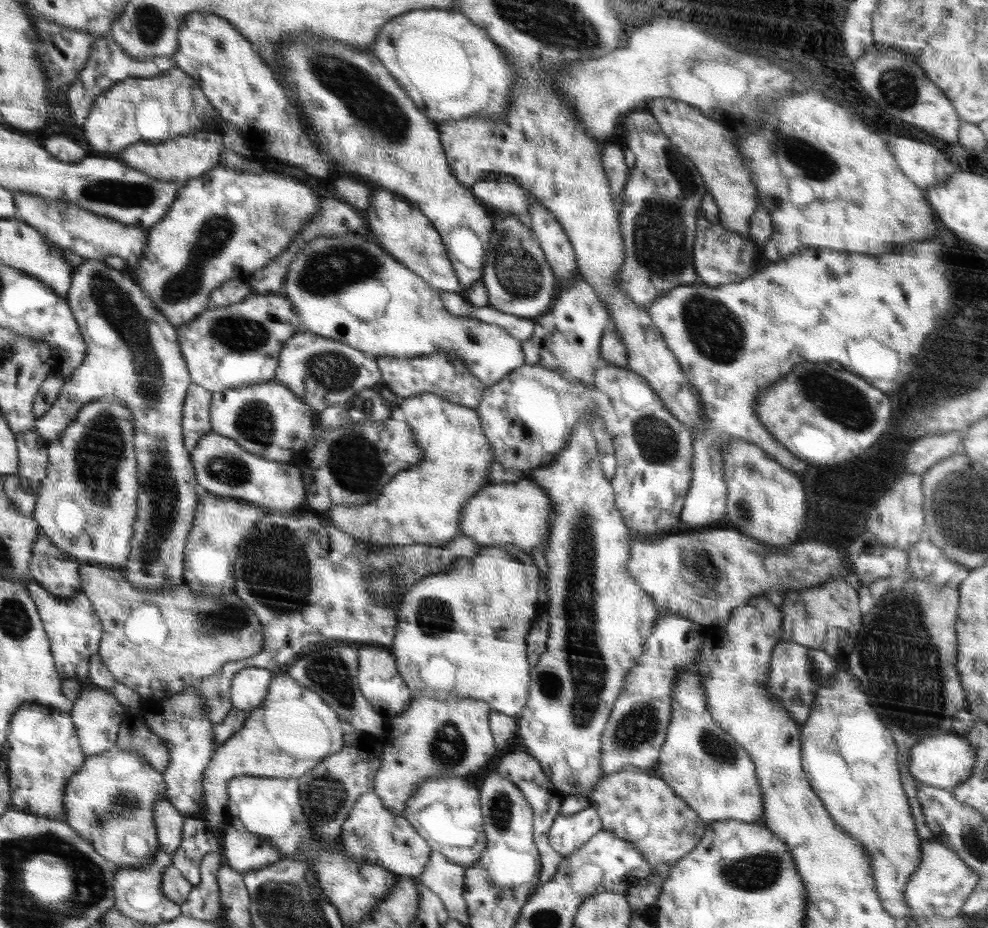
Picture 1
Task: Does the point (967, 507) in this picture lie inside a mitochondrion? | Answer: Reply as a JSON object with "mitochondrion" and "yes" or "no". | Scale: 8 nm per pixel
{"mitochondrion":"yes"}

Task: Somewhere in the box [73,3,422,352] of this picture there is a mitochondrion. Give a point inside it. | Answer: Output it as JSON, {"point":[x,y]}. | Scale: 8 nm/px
{"point":[364,97]}

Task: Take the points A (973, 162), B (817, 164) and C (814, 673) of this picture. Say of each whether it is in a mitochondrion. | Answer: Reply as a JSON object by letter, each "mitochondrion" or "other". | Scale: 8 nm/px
{"A":"other","B":"mitochondrion","C":"other"}

